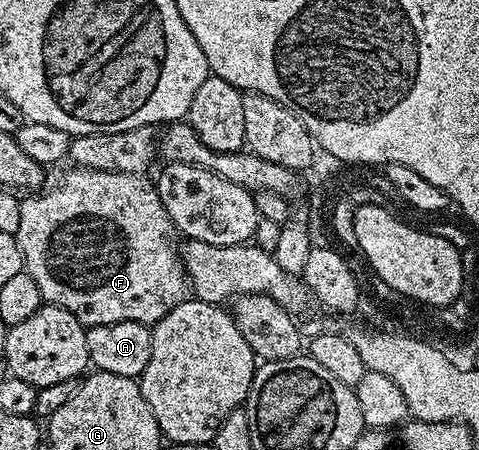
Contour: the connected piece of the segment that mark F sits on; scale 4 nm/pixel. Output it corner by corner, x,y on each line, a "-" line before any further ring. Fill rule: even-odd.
70,168
70,171
63,176
62,182
56,183
51,190
43,189
41,192
34,192
22,198
20,228
16,235
18,247
22,253
24,270
35,280
36,288
40,288
40,296
45,305
59,306
72,312
72,316
76,316
76,320
80,320
82,326
89,328
100,324
120,324
120,320
136,320
153,324
160,321
168,312
172,312
176,304
187,301
186,270
182,267
179,243
177,241
174,243
176,227
168,216
168,212
162,207
157,185
151,179
149,182
148,179
149,177
140,174
117,174
116,172

